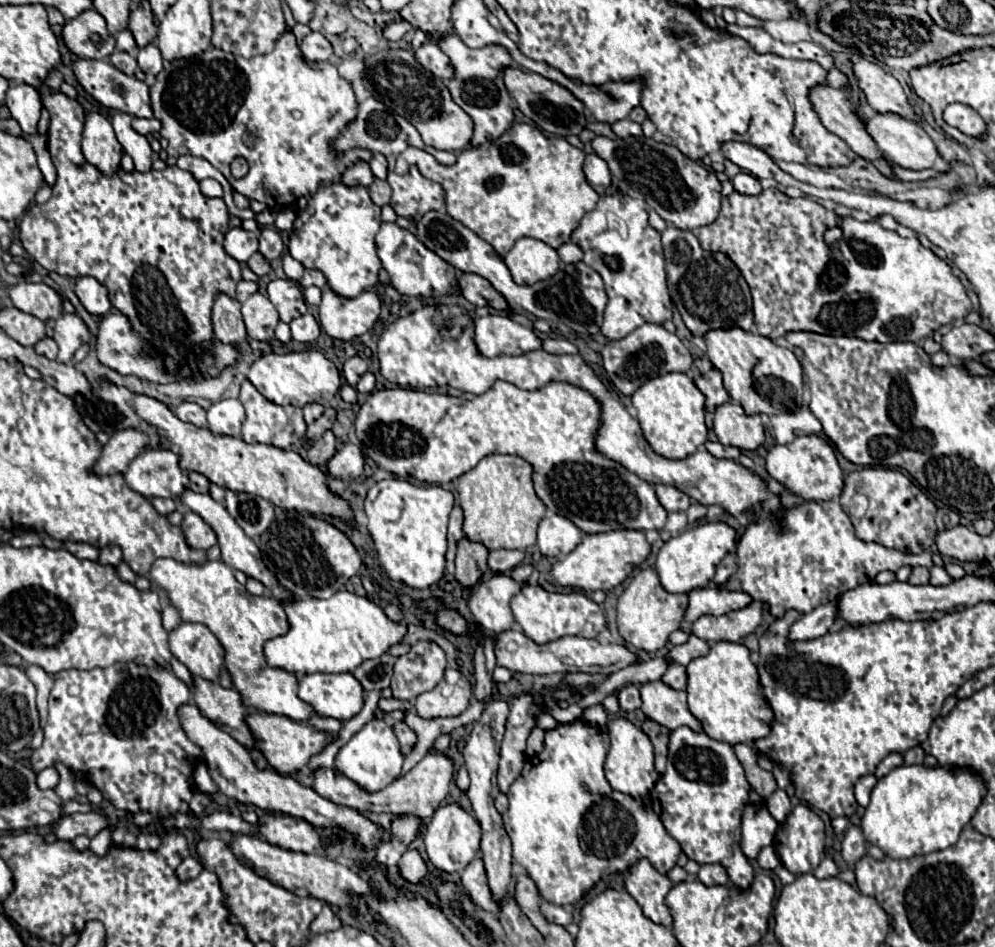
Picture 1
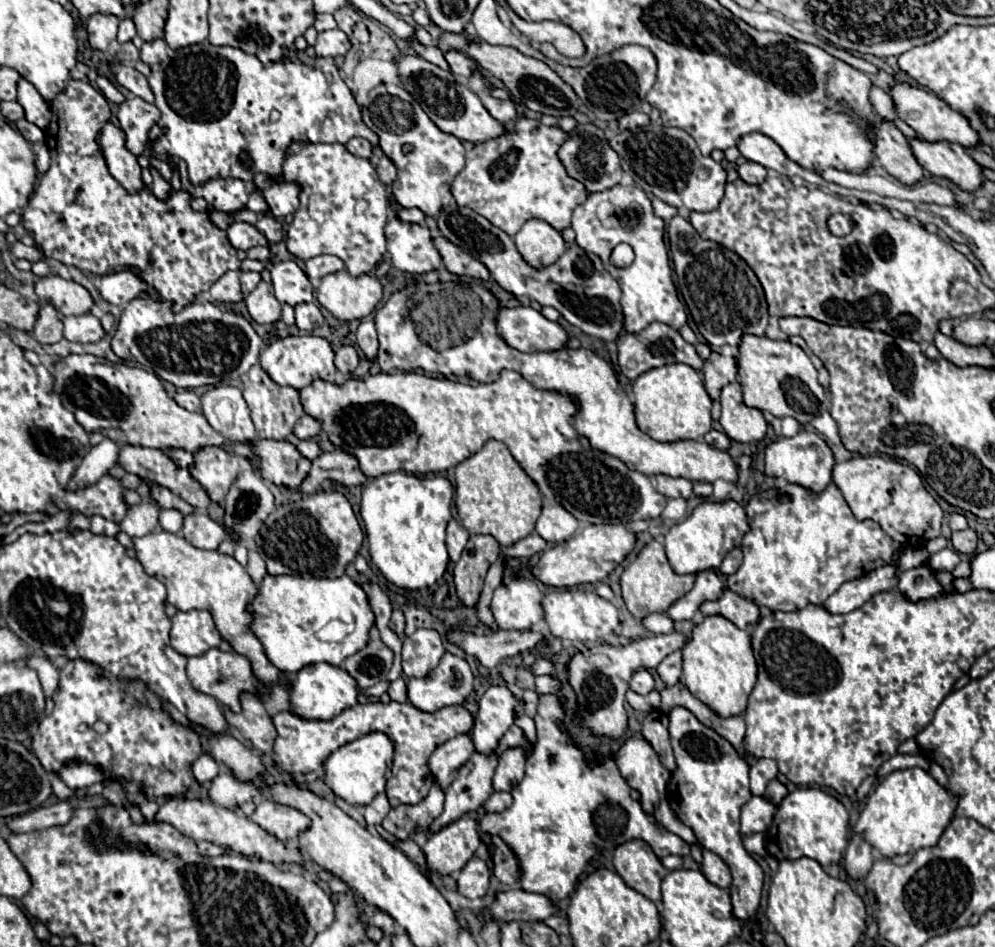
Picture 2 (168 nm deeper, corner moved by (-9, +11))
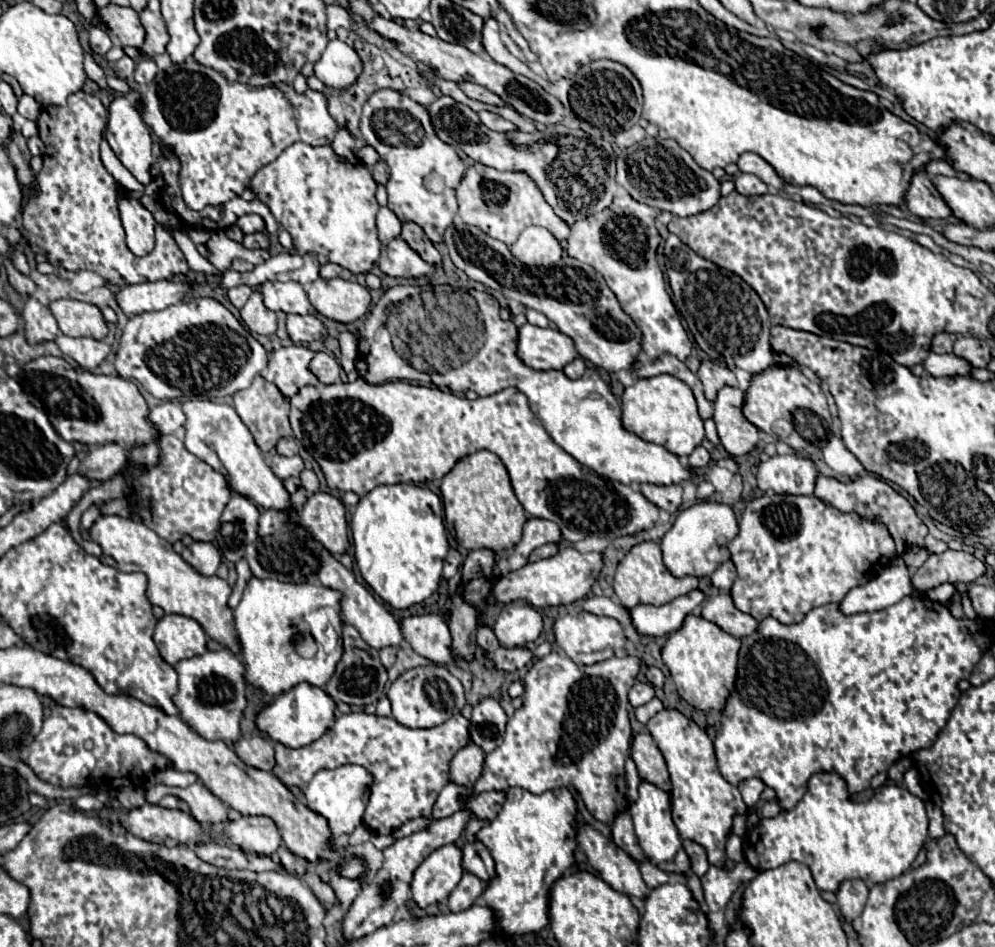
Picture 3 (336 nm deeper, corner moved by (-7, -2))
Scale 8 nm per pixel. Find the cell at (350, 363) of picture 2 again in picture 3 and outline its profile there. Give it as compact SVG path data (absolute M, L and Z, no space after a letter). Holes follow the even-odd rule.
M316 351L314 359L310 361L310 371L318 377L320 383L330 385L330 383L338 383L340 381L342 367L332 355L328 355L324 351Z

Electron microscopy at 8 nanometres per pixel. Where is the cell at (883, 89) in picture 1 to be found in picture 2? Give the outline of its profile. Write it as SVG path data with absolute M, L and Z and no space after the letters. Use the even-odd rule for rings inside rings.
M896 82L894 86L890 86L890 98L894 102L894 110L898 114L898 118L902 118L910 128L914 128L922 138L926 140L948 140L948 142L956 142L956 144L962 144L964 148L972 148L978 144L978 134L970 128L968 120L954 112L944 100L940 100L936 94L932 92L926 92L918 86L912 86L912 84L902 84L902 82Z

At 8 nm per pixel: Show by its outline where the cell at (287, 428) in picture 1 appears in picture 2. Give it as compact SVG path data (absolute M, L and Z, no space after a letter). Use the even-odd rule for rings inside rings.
M254 364L244 376L242 376L244 388L244 400L252 412L252 422L256 426L258 438L268 440L286 440L292 434L292 428L300 416L306 416L302 404L300 404L300 392L292 386L278 386L258 364Z

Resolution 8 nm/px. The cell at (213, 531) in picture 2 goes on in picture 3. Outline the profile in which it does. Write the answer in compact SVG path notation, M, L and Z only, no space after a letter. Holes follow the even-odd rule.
M200 541L192 543L190 547L184 547L182 559L188 565L192 565L198 573L202 573L206 577L214 575L218 565L220 565L220 561L222 561L218 549L212 543L200 543Z

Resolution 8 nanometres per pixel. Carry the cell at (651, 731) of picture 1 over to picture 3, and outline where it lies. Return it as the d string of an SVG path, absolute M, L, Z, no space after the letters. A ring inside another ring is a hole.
M638 733L632 741L632 759L638 767L638 773L644 781L660 787L662 791L670 793L672 783L668 777L668 769L666 769L666 761L662 757L662 753L658 751L658 747L654 745L652 737L648 733Z

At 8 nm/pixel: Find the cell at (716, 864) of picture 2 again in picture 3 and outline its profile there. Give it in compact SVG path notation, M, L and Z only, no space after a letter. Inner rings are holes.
M738 863L734 869L710 865L706 875L700 877L708 909L710 911L724 909L728 905L728 901L732 899L734 891L738 889L738 885L750 879L750 873L752 873L752 869L746 863Z

